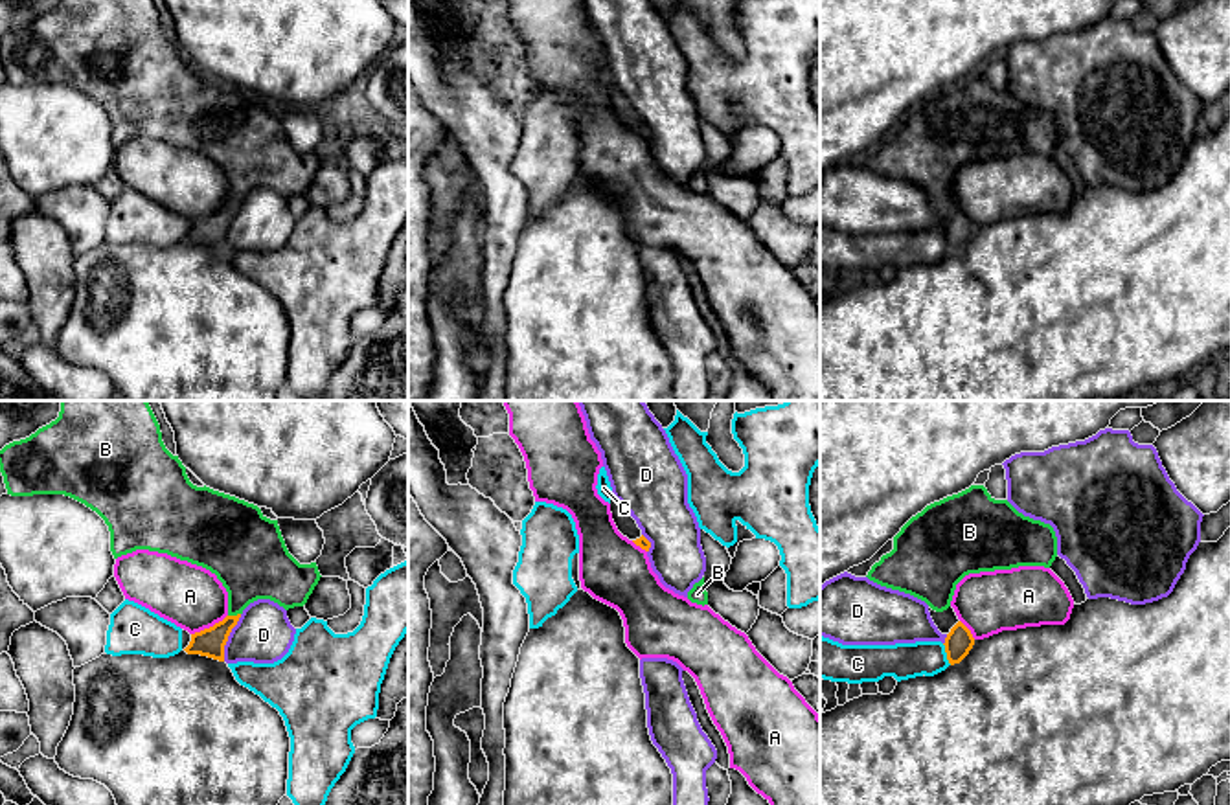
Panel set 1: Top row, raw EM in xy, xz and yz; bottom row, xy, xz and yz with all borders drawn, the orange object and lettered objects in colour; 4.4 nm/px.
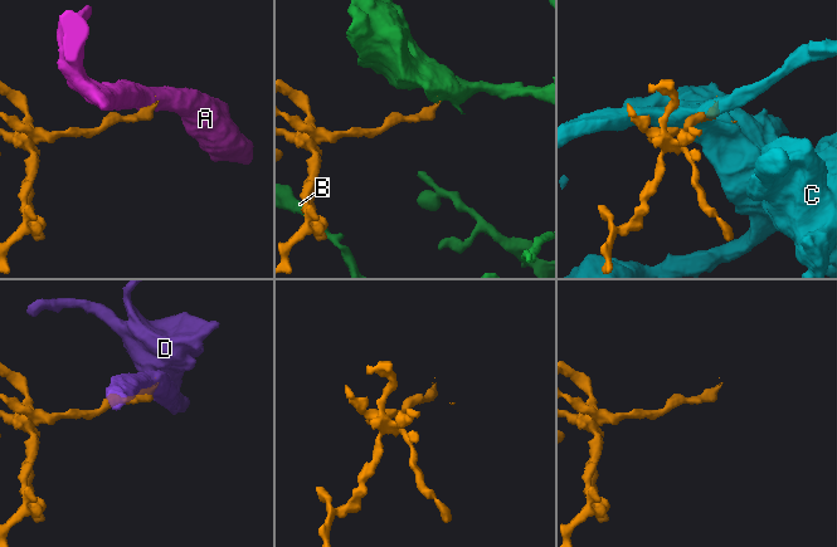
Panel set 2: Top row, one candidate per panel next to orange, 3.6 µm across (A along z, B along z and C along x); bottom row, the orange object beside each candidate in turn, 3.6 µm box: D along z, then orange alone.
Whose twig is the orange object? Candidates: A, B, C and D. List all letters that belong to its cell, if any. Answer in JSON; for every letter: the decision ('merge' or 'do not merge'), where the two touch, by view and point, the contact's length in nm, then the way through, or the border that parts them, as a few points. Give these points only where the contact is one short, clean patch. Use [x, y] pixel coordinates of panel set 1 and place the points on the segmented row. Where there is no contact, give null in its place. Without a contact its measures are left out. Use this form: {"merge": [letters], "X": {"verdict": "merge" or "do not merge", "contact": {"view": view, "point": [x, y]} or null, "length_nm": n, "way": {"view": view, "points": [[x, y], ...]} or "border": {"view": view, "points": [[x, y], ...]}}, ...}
{"merge": ["B"], "A": {"verdict": "do not merge", "contact": {"view": "xy", "point": [210, 627]}, "length_nm": 180, "border": {"view": "xy", "points": [[227, 614], [192, 634]]}}, "B": {"verdict": "merge", "contact": {"view": "xy", "point": [234, 616]}, "length_nm": 60, "way": {"view": "xy", "points": [[210, 642], [234, 616], [252, 563]]}}, "C": {"verdict": "do not merge", "contact": {"view": "yz", "point": [947, 655]}, "length_nm": 100}, "D": {"verdict": "do not merge", "contact": {"view": "xy", "point": [227, 638]}, "length_nm": 220, "border": {"view": "xy", "points": [[241, 614], [228, 636], [223, 660]]}}}

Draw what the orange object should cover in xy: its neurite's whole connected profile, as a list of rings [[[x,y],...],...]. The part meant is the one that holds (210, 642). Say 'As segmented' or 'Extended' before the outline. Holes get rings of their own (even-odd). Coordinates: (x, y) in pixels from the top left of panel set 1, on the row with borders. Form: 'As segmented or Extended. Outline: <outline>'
Extended. Outline: [[[61,401],[55,421],[0,450],[0,472],[11,496],[64,494],[96,511],[108,526],[114,559],[149,550],[215,573],[228,592],[228,616],[213,627],[191,634],[191,641],[184,649],[188,654],[224,662],[228,636],[250,603],[270,599],[285,610],[303,607],[322,577],[316,562],[300,564],[289,553],[278,520],[267,518],[257,505],[189,482],[178,456],[165,448],[160,425],[147,401]]]

